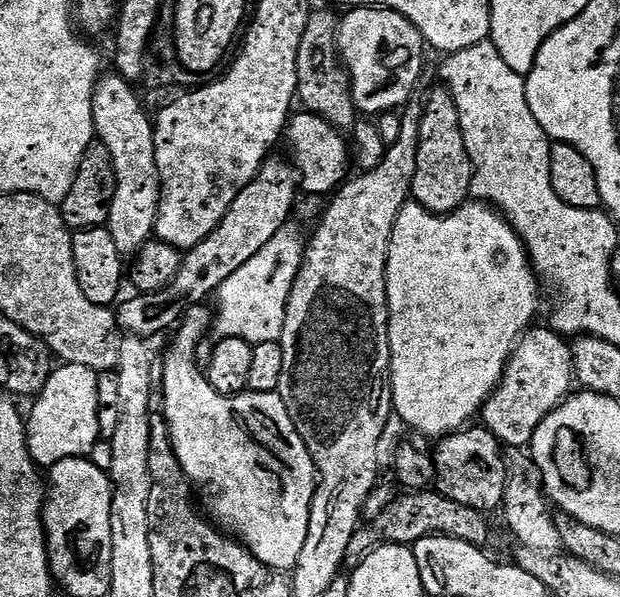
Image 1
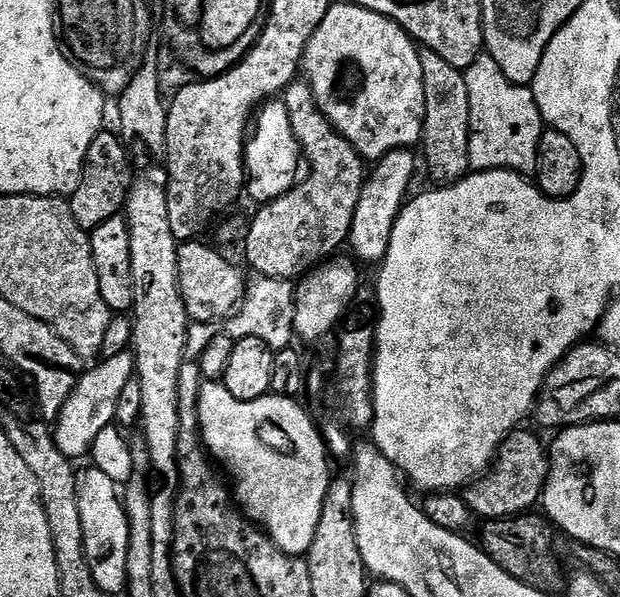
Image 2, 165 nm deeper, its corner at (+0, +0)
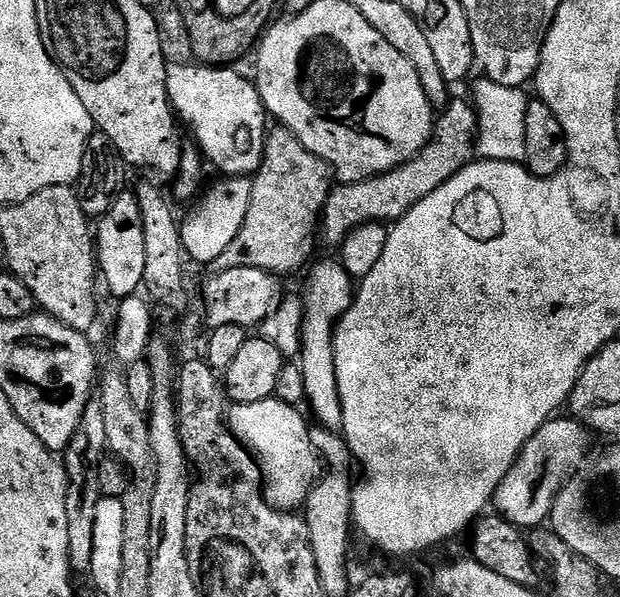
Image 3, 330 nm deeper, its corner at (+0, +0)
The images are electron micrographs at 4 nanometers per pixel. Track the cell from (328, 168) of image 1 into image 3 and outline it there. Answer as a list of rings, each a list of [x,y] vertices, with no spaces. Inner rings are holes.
[[[168,64],[168,100],[172,111],[181,121],[188,123],[192,131],[195,147],[202,153],[205,161],[212,164],[225,177],[251,177],[260,169],[264,161],[264,140],[270,131],[270,117],[264,110],[264,103],[255,83],[232,66],[197,66],[189,64]]]

